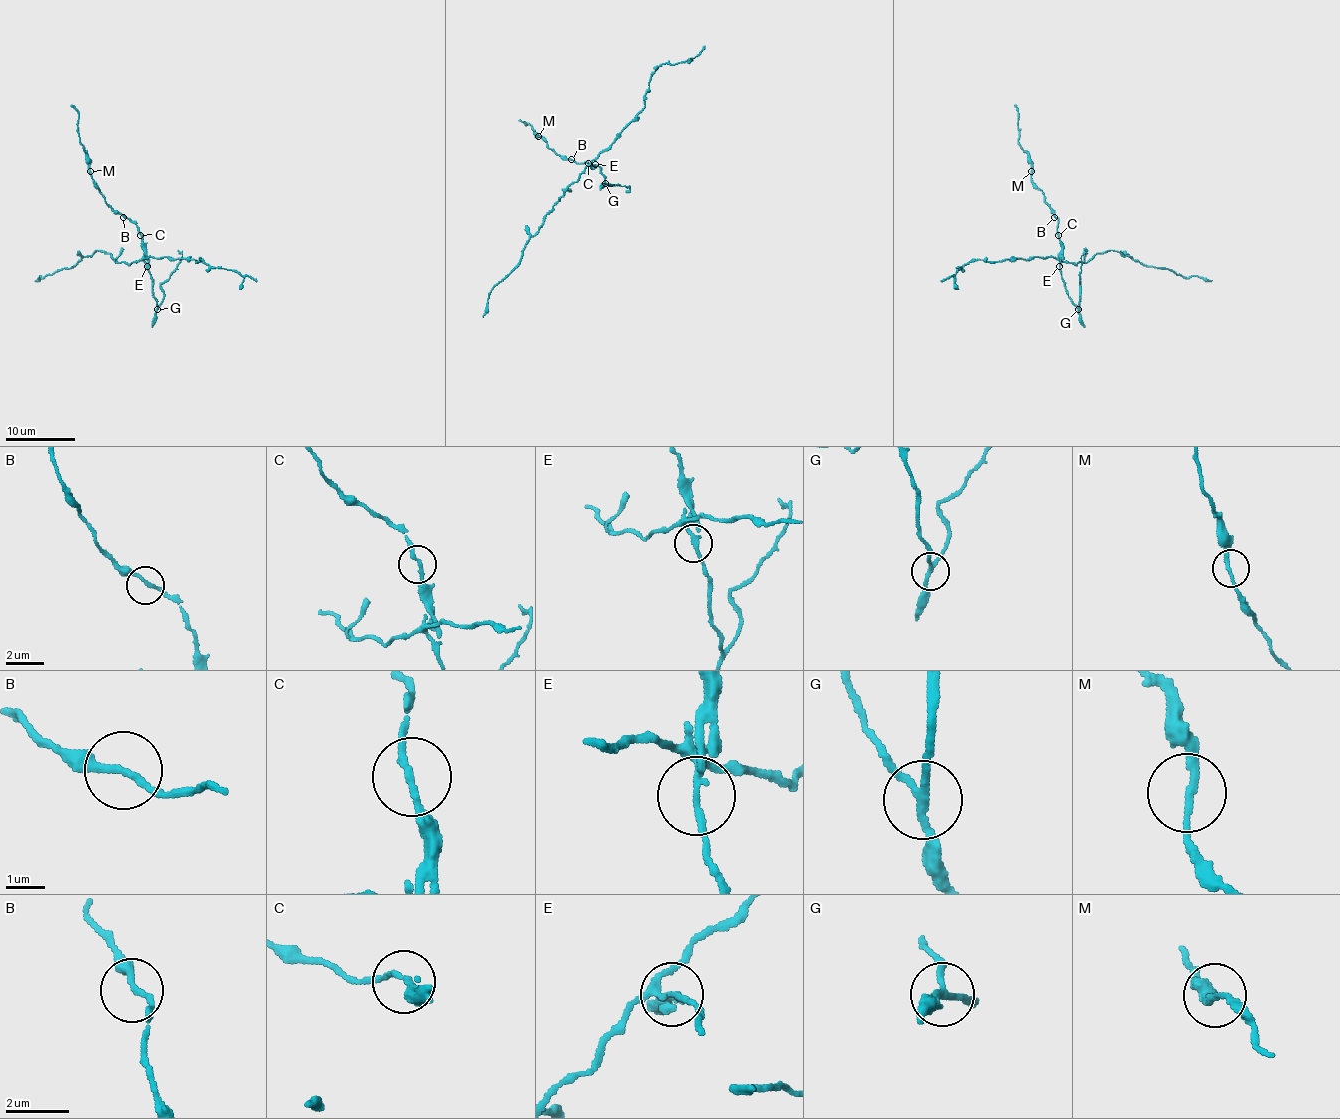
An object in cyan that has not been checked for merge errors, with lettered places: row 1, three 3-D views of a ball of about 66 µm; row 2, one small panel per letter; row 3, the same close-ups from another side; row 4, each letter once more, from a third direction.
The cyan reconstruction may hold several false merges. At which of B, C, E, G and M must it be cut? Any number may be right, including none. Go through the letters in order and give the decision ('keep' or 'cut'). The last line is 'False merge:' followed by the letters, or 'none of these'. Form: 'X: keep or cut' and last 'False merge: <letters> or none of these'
B: keep
C: keep
E: cut
G: cut
M: keep
False merge: E, G

